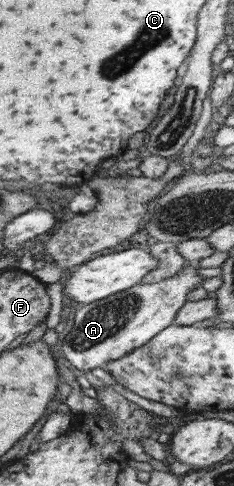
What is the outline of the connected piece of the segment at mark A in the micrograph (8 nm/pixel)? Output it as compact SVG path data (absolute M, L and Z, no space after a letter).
M185 266L179 274L161 279L161 282L141 282L126 291L115 292L107 298L81 305L73 314L73 325L60 344L59 352L71 366L81 372L104 369L111 360L123 358L172 324L177 311L186 302L187 293L201 287L204 278L197 274L197 269L197 266Z

